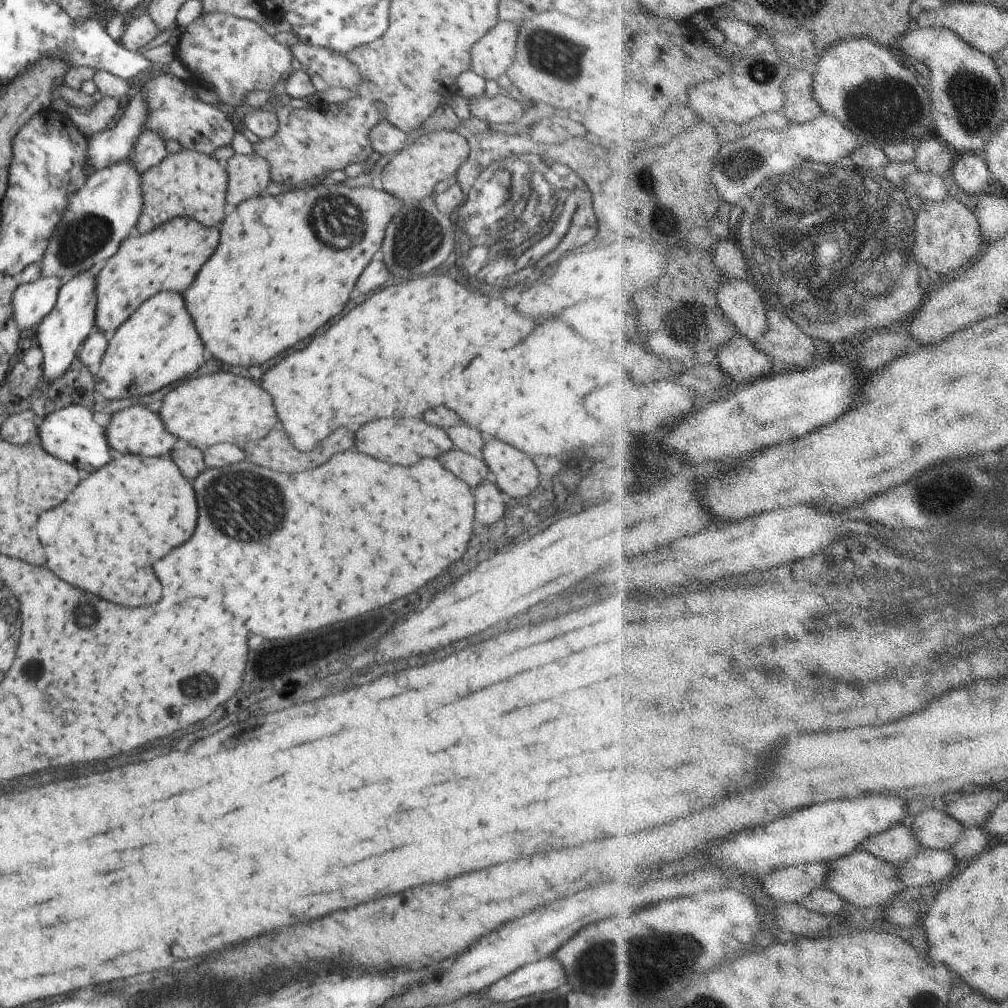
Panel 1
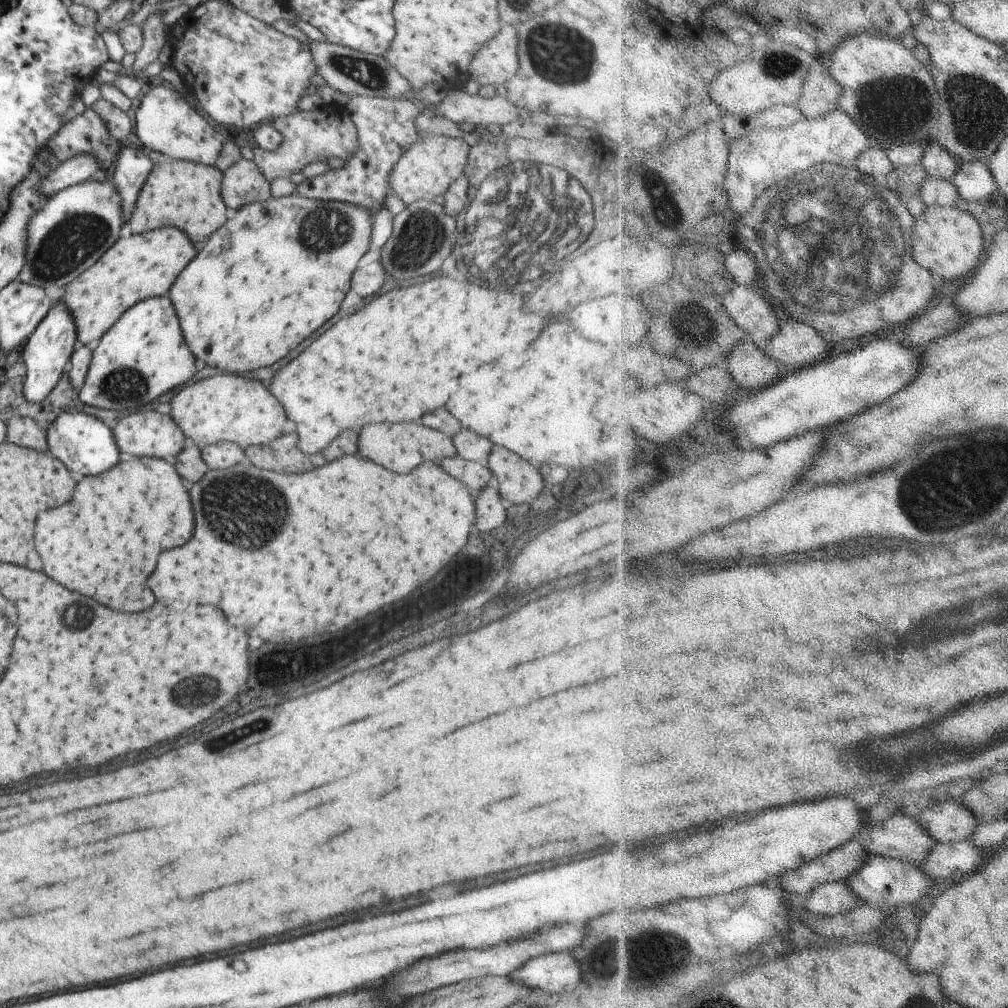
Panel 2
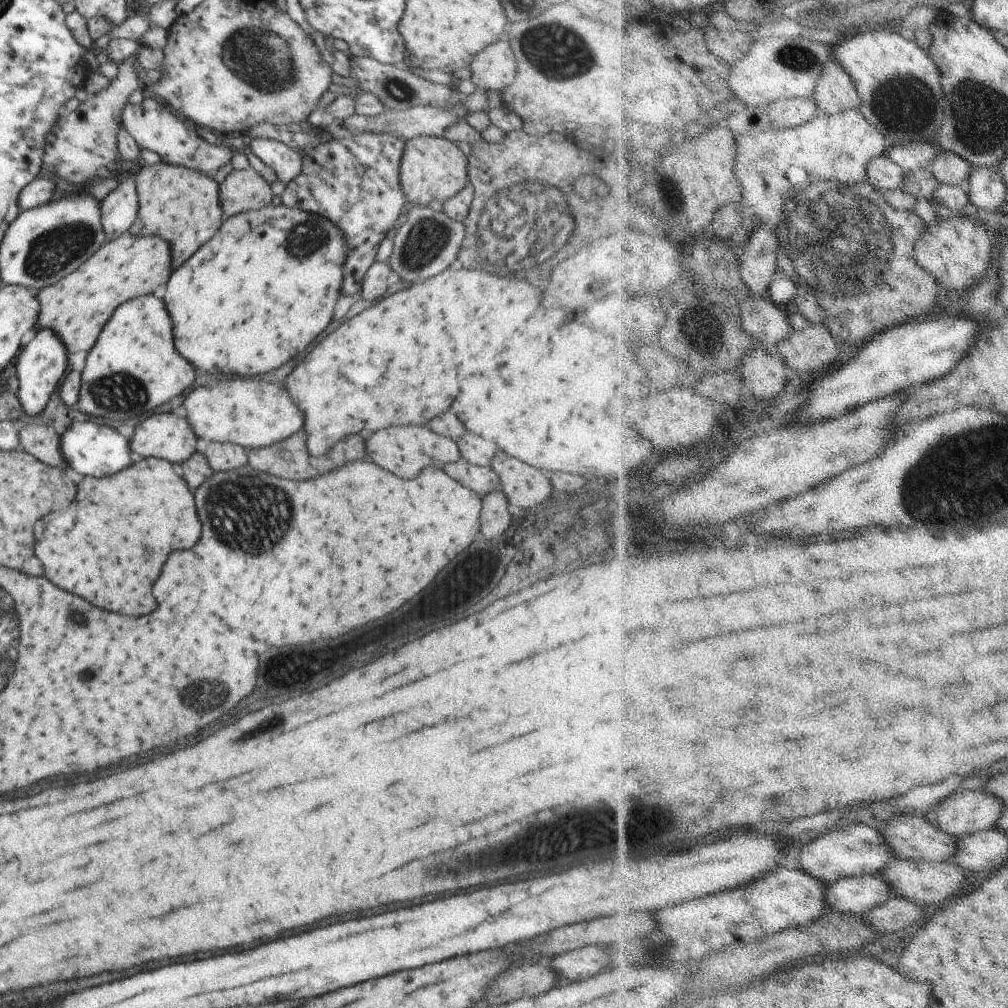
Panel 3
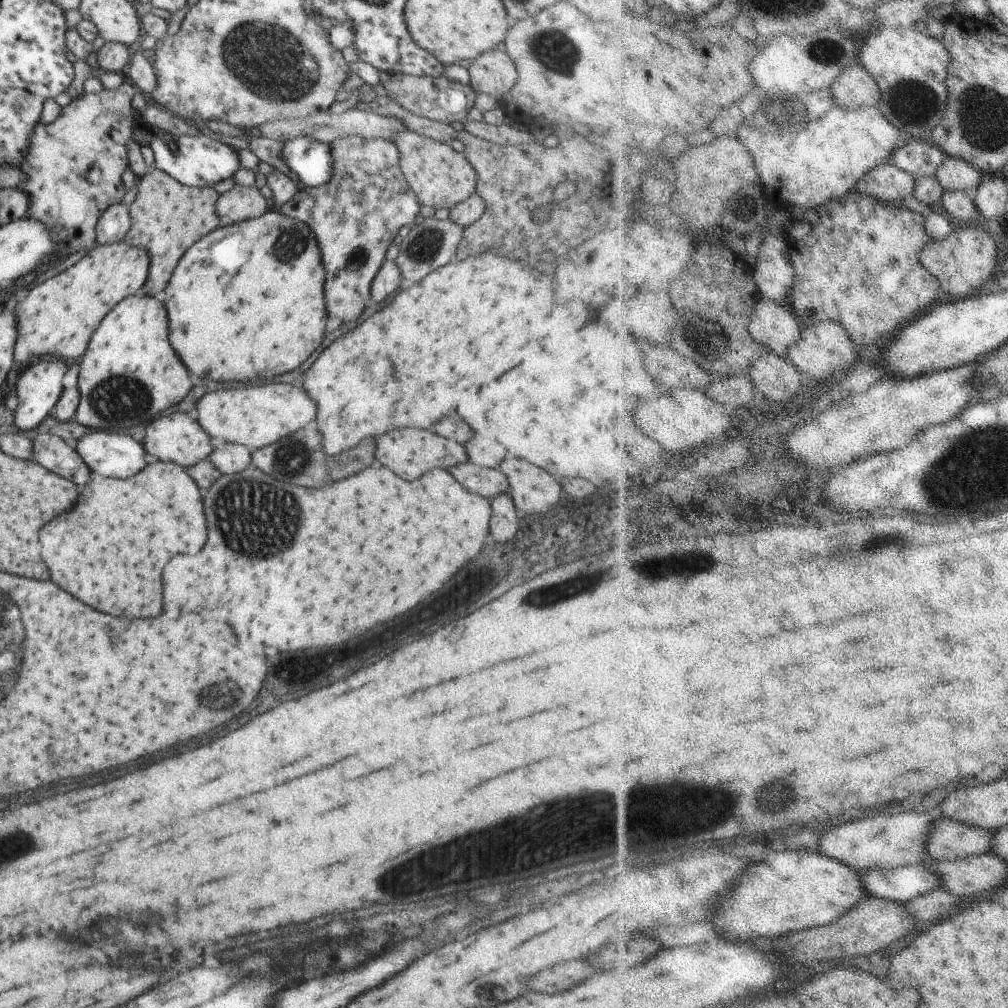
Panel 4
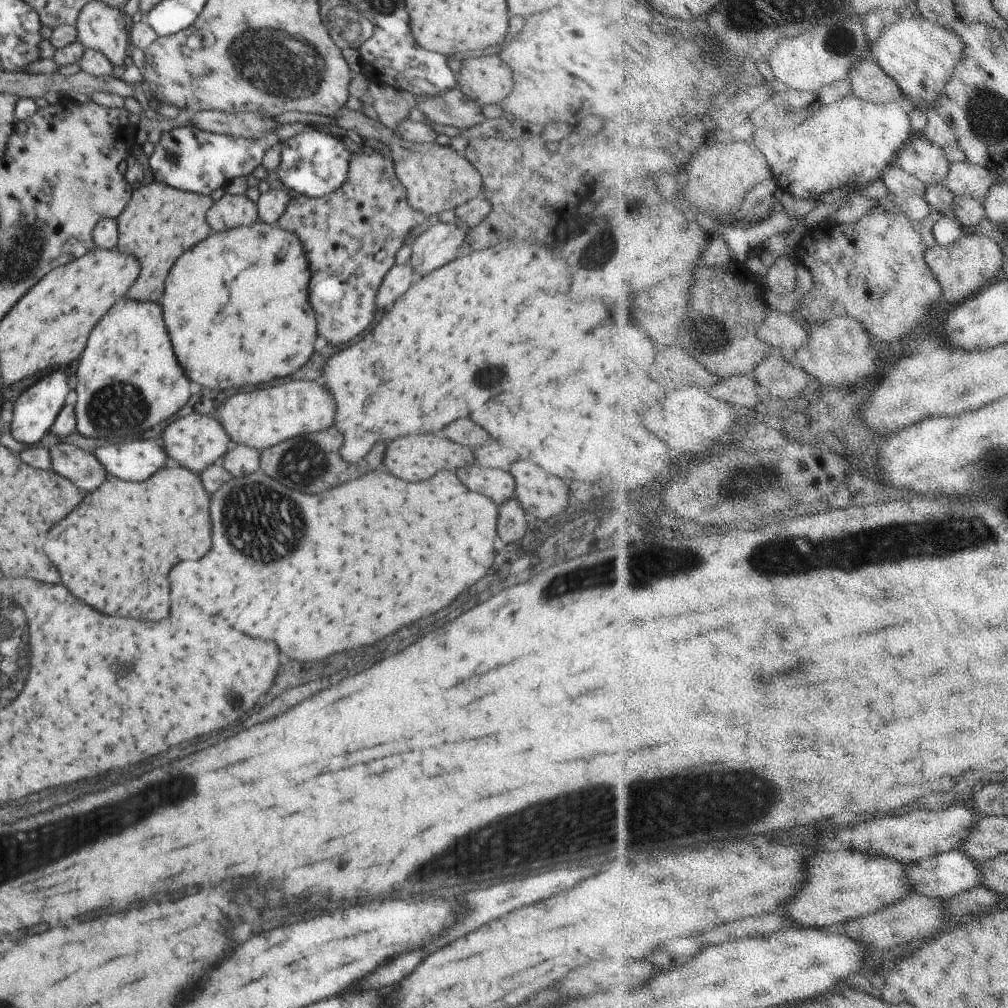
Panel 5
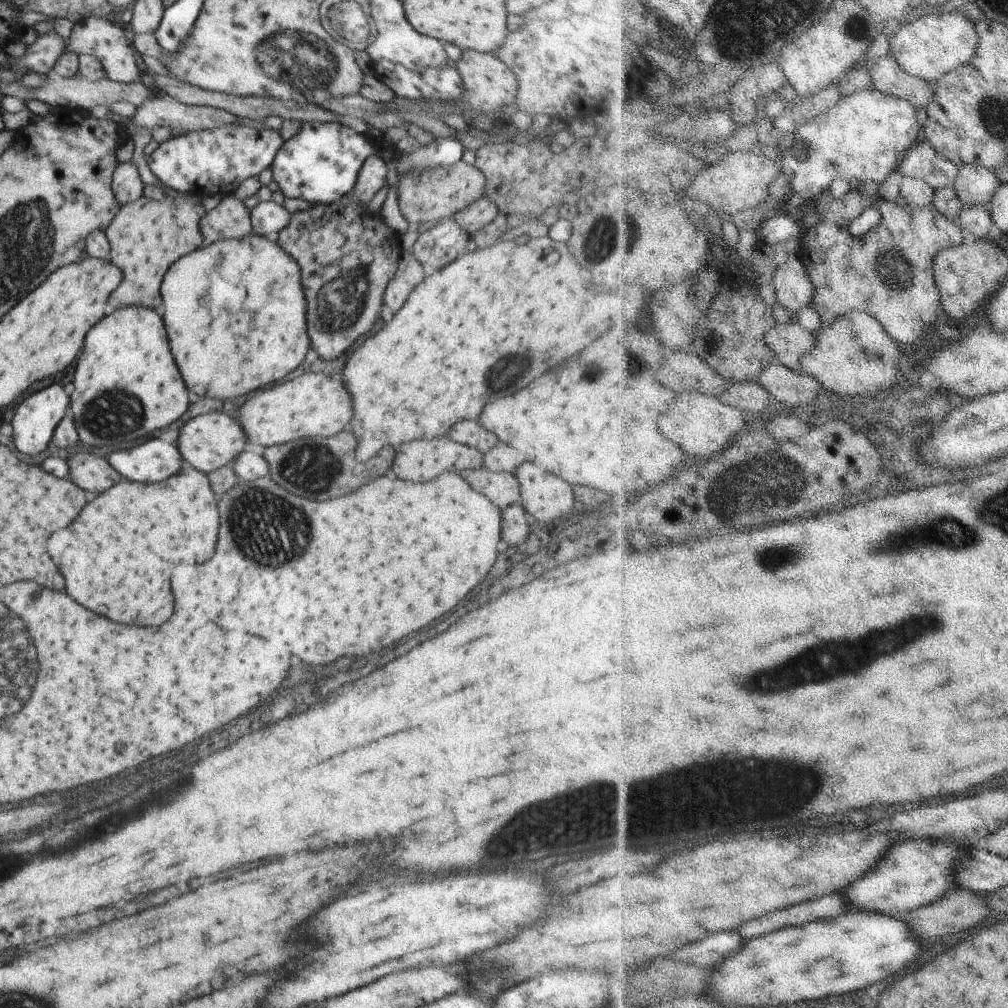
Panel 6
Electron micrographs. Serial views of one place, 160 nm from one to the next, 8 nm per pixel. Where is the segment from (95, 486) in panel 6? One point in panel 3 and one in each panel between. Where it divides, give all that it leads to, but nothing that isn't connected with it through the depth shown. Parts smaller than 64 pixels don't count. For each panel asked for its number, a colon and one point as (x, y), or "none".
3: (41, 440)
4: (54, 453)
5: (82, 467)

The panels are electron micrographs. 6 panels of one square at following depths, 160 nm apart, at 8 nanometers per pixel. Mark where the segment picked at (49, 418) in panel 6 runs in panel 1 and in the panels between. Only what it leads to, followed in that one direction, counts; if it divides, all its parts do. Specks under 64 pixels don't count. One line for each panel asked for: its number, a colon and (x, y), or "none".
1: (61, 334)
2: (48, 350)
3: (43, 360)
4: (39, 386)
5: (34, 412)

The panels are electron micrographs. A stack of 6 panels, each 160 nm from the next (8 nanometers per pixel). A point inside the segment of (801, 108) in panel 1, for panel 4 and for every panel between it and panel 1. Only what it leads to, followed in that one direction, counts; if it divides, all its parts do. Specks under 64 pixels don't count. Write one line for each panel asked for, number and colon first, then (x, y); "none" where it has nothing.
2: (822, 93)
3: (836, 92)
4: (856, 87)

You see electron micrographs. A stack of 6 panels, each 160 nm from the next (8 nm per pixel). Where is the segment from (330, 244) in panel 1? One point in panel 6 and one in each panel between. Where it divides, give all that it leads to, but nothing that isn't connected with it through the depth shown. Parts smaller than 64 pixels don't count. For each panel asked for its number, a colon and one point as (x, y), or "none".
2: (273, 274)
3: (264, 287)
4: (254, 289)
5: (236, 306)
6: (235, 312)

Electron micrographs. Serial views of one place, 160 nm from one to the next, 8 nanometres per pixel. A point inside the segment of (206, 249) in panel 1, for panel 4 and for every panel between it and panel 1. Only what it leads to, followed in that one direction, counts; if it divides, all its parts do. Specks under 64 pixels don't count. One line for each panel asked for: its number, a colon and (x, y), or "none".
2: (146, 264)
3: (76, 308)
4: (56, 318)

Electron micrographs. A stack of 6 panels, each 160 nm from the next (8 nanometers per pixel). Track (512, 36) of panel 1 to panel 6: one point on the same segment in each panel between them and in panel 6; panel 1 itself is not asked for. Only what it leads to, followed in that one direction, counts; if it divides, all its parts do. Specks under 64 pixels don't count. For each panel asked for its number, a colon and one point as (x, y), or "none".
2: (497, 61)
3: (494, 68)
4: (493, 72)
5: (487, 79)
6: (489, 84)

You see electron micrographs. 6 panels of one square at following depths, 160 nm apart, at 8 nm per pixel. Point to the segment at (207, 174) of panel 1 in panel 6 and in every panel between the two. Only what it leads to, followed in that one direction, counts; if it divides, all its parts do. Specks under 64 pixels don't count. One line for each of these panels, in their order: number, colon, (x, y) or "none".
2: (181, 193)
3: (182, 205)
4: (167, 217)
5: (160, 223)
6: (147, 236)

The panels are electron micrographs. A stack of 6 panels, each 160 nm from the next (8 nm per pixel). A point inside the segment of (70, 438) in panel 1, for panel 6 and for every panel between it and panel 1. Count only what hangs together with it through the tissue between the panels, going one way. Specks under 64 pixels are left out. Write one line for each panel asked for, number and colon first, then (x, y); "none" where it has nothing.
2: (84, 443)
3: (92, 449)
4: (109, 453)
5: (135, 460)
6: (154, 460)

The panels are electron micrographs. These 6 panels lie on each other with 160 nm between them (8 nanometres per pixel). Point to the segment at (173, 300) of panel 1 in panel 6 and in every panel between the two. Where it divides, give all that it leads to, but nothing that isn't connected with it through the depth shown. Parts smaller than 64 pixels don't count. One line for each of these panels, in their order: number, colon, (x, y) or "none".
2: (143, 355)
3: (135, 352)
4: (129, 374)
5: (129, 380)
6: (127, 357)

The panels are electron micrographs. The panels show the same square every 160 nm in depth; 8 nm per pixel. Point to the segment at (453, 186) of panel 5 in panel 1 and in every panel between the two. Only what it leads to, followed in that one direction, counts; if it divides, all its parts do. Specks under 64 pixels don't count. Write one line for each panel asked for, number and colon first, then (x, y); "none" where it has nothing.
1: (411, 175)
2: (429, 166)
3: (432, 168)
4: (440, 177)

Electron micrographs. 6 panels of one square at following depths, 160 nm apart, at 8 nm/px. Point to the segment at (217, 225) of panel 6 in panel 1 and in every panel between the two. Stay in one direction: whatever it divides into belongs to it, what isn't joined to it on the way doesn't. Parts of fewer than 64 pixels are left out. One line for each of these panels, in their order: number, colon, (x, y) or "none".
1: (249, 175)
2: (243, 182)
3: (243, 190)
4: (240, 203)
5: (230, 211)

